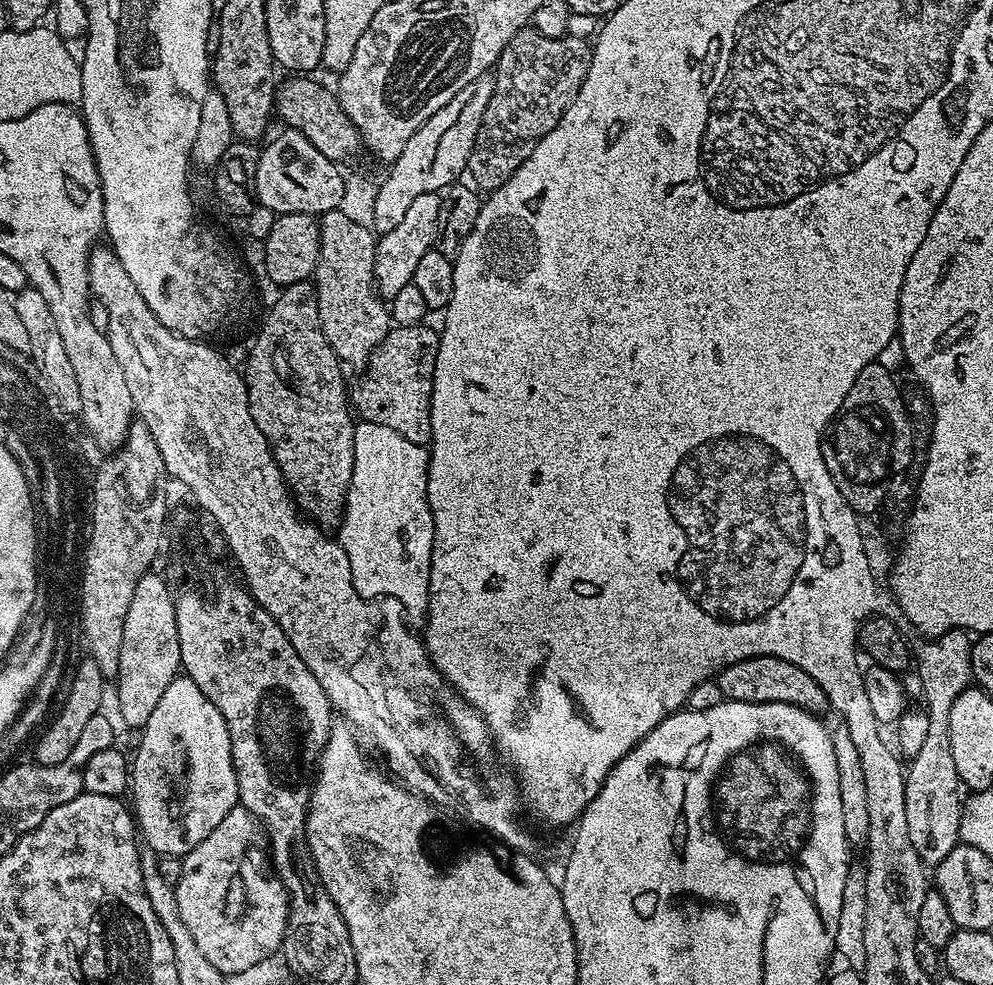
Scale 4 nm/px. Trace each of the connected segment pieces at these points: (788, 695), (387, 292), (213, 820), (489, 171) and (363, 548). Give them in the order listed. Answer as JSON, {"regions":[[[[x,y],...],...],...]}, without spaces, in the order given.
{"regions":[[[[755,656],[721,668],[718,683],[722,694],[729,700],[751,704],[793,704],[799,708],[807,708],[813,714],[823,713],[823,708],[829,707],[827,694],[814,678],[810,678],[810,674],[806,674],[806,670],[794,666],[794,662],[786,662],[773,656]]],[[[431,192],[422,194],[422,198],[414,198],[410,202],[410,210],[406,210],[406,215],[394,230],[383,233],[376,242],[376,279],[378,292],[381,297],[390,298],[412,282],[414,270],[418,267],[418,261],[422,254],[433,251],[438,240],[440,223],[438,214],[440,213],[441,193]]],[[[181,674],[166,686],[166,694],[162,694],[154,714],[150,714],[150,722],[146,722],[139,736],[136,757],[133,755],[130,760],[130,797],[139,833],[147,847],[160,856],[174,854],[183,858],[210,834],[210,830],[214,830],[214,826],[218,826],[218,822],[222,822],[222,818],[226,818],[226,814],[230,814],[232,808],[237,807],[240,795],[228,727],[218,706],[194,686],[191,678]]],[[[523,28],[502,50],[502,54],[494,65],[496,85],[494,94],[486,106],[486,114],[482,118],[480,133],[476,135],[474,150],[470,161],[471,171],[476,171],[476,180],[487,190],[501,188],[509,176],[513,176],[530,158],[534,146],[564,117],[564,112],[572,105],[572,100],[578,94],[586,74],[590,70],[593,45],[588,40],[577,36],[559,36],[548,38],[546,34],[538,34],[535,28]]],[[[367,422],[356,424],[354,434],[354,470],[352,481],[348,487],[348,507],[344,510],[344,518],[338,529],[338,543],[344,548],[346,558],[350,562],[350,574],[354,582],[354,590],[367,600],[387,598],[396,600],[404,608],[404,615],[409,621],[423,621],[428,614],[428,587],[430,586],[430,562],[432,561],[432,547],[434,546],[434,518],[430,514],[428,505],[428,453],[429,449],[423,444],[410,442],[402,434],[390,430],[390,426],[378,426]]]]}

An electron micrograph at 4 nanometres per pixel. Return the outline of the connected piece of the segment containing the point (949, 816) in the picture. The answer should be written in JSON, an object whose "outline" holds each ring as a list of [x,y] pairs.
{"outline":[[[952,629],[926,643],[920,650],[917,649],[916,667],[930,725],[921,749],[909,761],[905,773],[904,797],[906,826],[910,826],[910,842],[914,842],[914,850],[918,850],[925,865],[939,866],[942,858],[946,858],[946,854],[950,854],[950,850],[961,843],[962,798],[960,800],[958,794],[960,783],[950,749],[950,707],[958,694],[973,681],[972,640],[963,629]]]}

